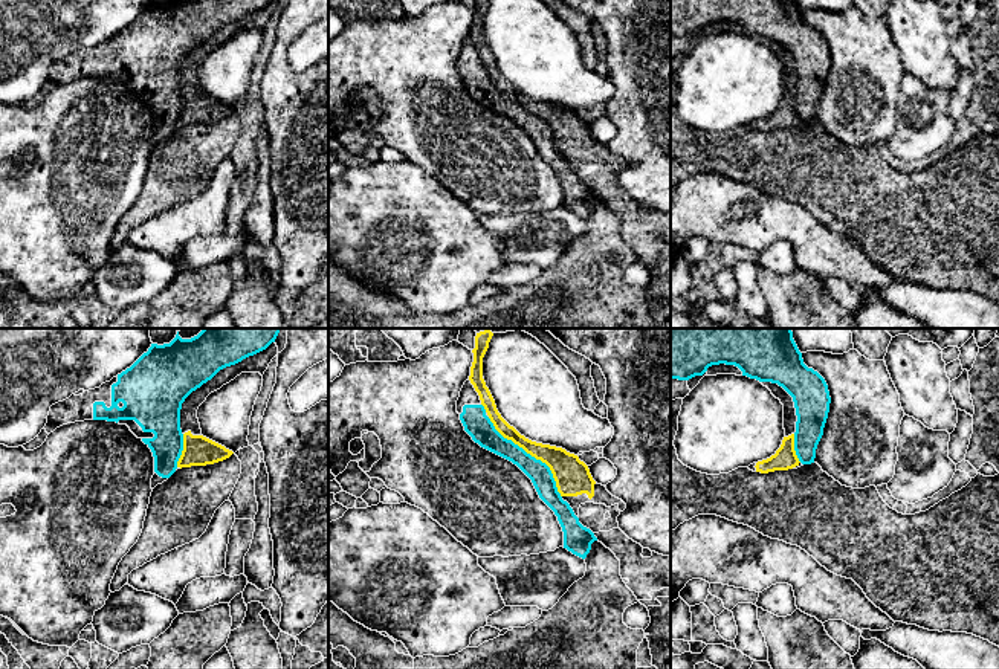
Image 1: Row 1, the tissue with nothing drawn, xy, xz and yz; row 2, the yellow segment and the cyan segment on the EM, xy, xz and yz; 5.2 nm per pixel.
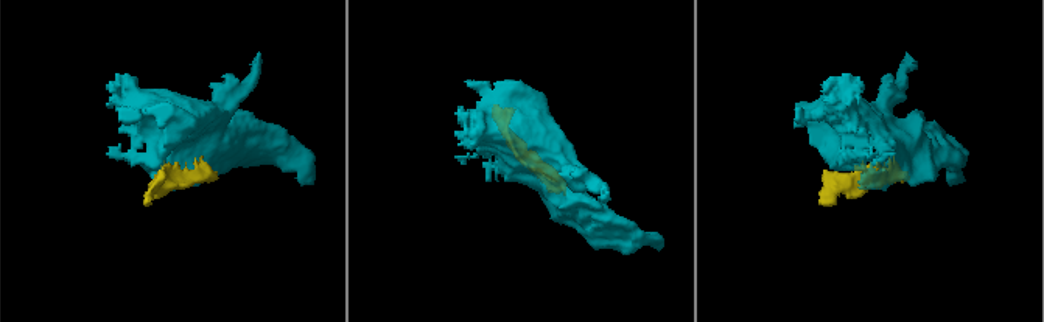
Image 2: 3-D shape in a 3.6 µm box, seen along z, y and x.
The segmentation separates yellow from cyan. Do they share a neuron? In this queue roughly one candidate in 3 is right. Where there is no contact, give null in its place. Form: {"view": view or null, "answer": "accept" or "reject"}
{"view": "xz", "answer": "reject"}

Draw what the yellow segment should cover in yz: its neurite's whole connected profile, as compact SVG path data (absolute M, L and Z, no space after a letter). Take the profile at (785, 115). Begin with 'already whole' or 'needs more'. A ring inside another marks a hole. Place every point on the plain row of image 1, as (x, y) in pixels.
needs more | M761 40L761 41L767 44L771 49L771 52L776 57L779 57L781 61L784 63L785 95L774 113L756 121L755 124L756 130L768 131L774 128L793 127L800 121L794 108L794 90L796 90L797 73L796 73L793 55L778 41L771 41L771 40Z

